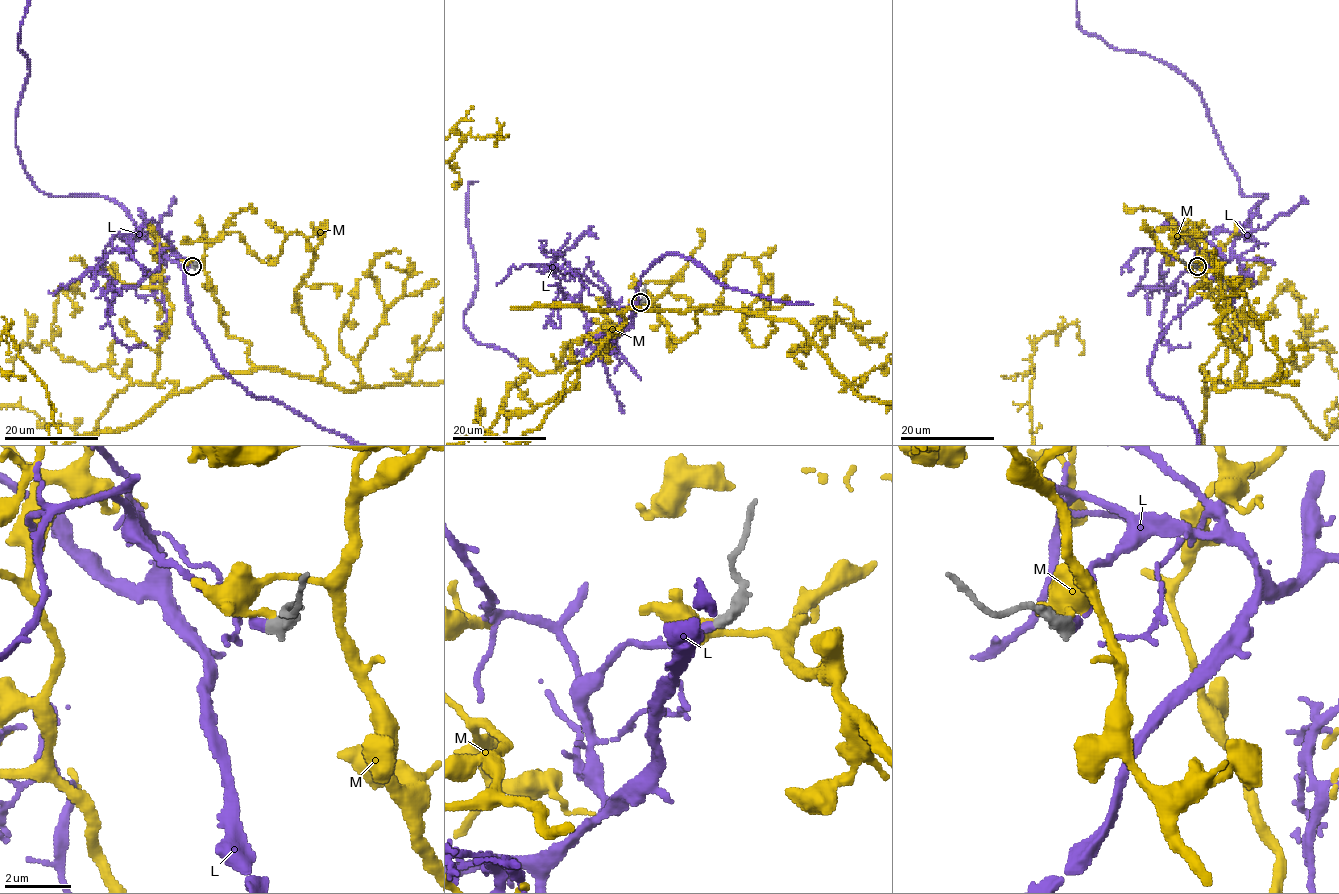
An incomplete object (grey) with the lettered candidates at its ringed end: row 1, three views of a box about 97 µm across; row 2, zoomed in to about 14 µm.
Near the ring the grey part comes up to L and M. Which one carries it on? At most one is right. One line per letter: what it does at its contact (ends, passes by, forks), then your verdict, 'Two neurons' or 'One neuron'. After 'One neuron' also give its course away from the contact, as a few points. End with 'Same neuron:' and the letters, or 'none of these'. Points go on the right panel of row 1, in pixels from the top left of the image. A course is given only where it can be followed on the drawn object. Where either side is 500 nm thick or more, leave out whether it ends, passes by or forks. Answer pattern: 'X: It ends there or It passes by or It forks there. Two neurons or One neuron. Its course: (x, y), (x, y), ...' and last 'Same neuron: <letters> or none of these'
L: It ends there. One neuron
M: It ends there. Two neurons
Same neuron: L

